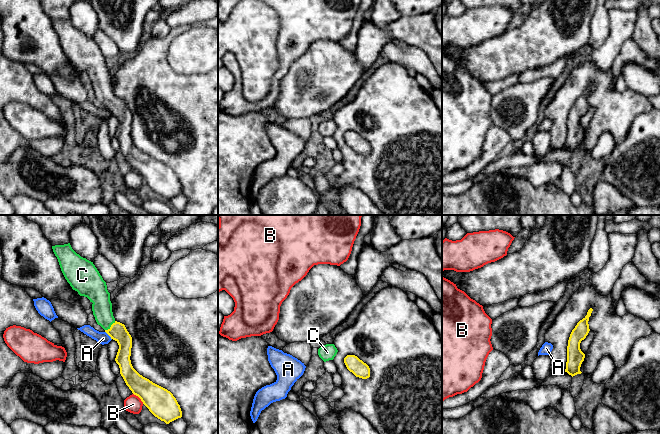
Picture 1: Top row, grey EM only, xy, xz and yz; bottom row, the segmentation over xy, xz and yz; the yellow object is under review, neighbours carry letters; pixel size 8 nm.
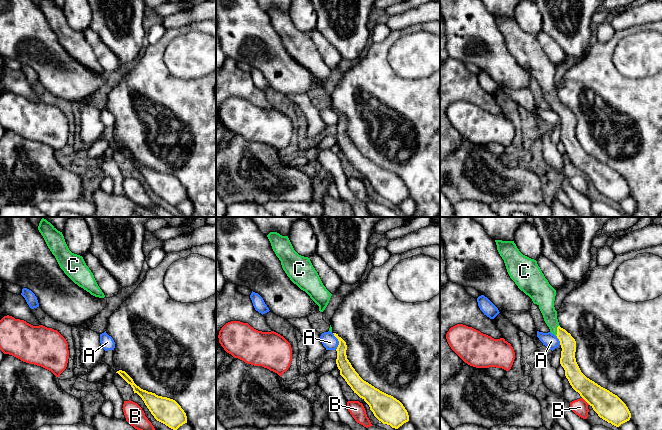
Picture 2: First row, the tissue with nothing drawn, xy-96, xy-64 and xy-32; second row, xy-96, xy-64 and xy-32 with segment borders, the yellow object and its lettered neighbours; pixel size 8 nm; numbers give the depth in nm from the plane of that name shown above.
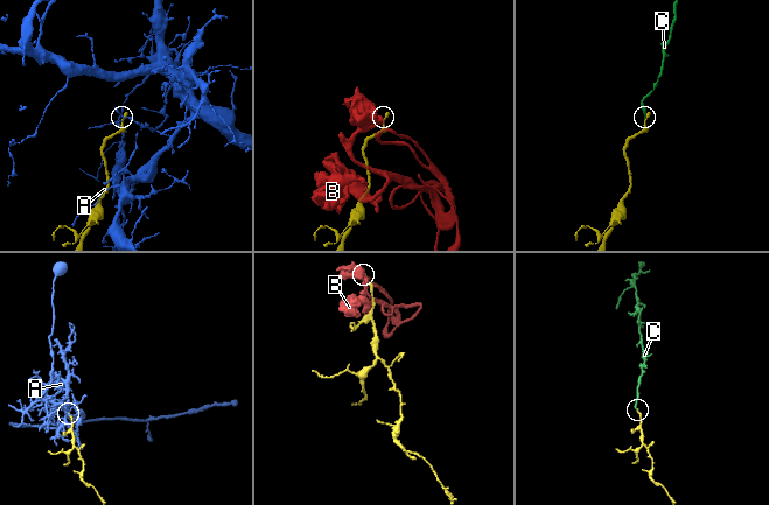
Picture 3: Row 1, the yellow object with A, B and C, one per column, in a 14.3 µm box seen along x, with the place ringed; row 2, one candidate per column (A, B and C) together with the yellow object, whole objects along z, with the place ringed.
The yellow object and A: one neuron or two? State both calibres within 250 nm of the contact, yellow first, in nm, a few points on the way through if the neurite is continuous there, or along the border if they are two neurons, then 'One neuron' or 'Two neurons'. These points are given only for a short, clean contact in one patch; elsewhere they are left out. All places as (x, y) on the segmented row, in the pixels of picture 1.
Thickness 140 nm (yellow) against 100 nm. Boundary: xy (105, 331), (111, 339). Two neurons

